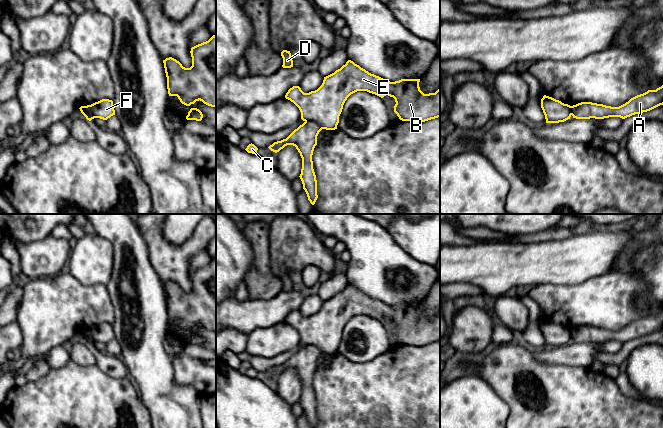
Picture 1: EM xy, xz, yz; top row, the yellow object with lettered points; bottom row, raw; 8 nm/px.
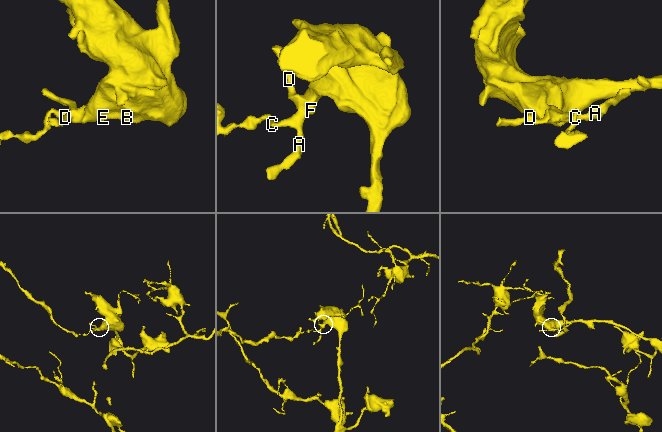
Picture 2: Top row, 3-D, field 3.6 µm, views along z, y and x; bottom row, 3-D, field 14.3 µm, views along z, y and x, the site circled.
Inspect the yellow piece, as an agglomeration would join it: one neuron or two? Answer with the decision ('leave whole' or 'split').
split

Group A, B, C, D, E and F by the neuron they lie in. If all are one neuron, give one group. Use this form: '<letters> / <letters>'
A C / B D E F

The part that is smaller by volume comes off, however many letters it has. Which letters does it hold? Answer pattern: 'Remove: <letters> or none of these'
Remove: A, C

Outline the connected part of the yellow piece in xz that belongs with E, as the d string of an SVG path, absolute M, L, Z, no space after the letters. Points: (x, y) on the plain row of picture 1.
M348 284L345 289L334 297L324 301L322 309L315 315L304 317L299 310L288 314L285 322L293 326L301 336L301 343L305 346L315 346L322 353L335 354L339 347L339 340L347 322L357 315L367 315L381 322L388 319L395 323L394 336L402 345L422 347L440 341L440 312L435 317L424 318L419 311L420 303L401 303L390 306L369 297L353 285Z

